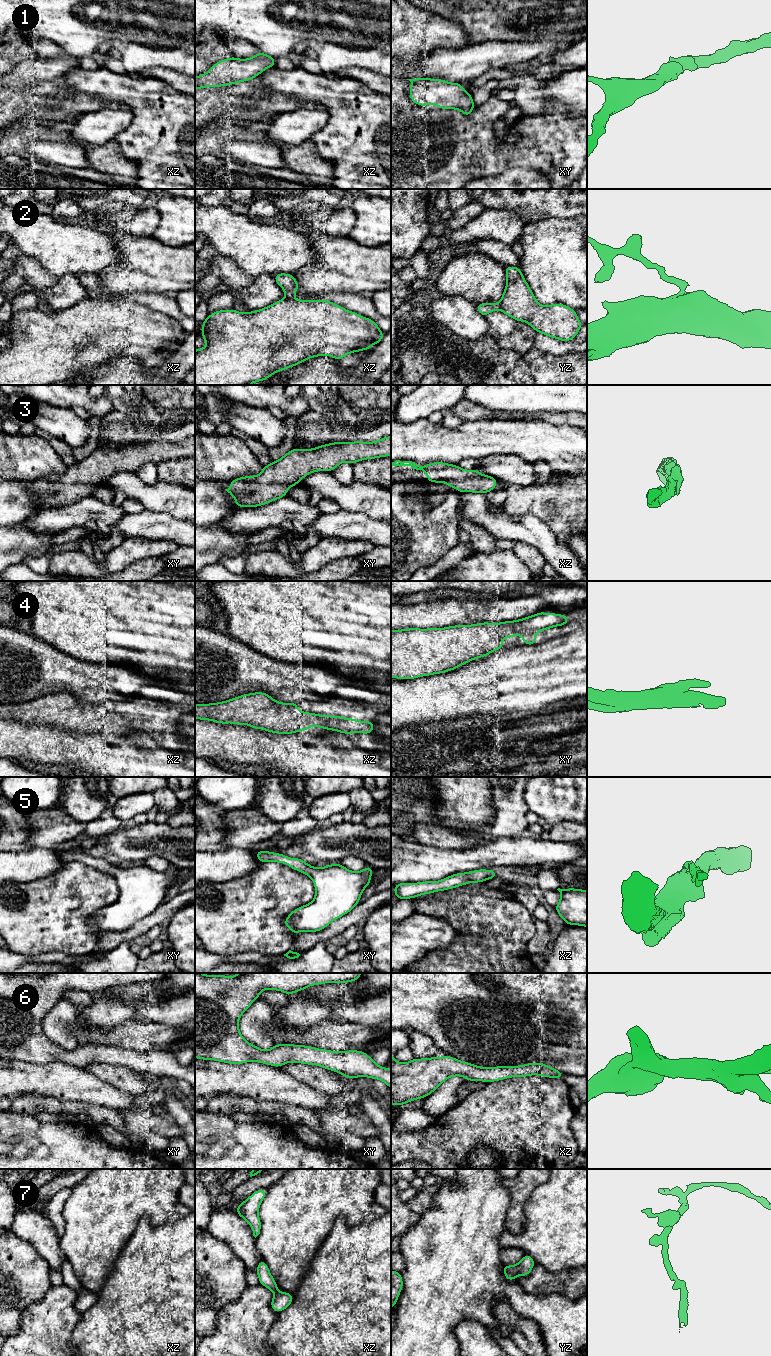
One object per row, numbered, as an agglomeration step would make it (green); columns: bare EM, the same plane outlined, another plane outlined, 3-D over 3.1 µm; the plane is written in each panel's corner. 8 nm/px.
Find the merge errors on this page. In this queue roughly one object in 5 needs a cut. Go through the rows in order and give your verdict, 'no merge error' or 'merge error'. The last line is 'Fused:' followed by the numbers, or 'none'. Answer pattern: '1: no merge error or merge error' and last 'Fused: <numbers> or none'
1: no merge error
2: merge error
3: no merge error
4: no merge error
5: no merge error
6: no merge error
7: no merge error
Fused: 2

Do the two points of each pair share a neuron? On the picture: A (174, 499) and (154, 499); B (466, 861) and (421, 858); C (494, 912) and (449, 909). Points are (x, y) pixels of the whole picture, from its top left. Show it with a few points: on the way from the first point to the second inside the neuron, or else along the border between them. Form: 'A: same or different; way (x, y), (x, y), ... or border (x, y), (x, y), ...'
A: same; way (169, 499), (159, 499)
B: same; way (455, 861), (432, 861)
C: same; way (483, 909), (460, 909)

